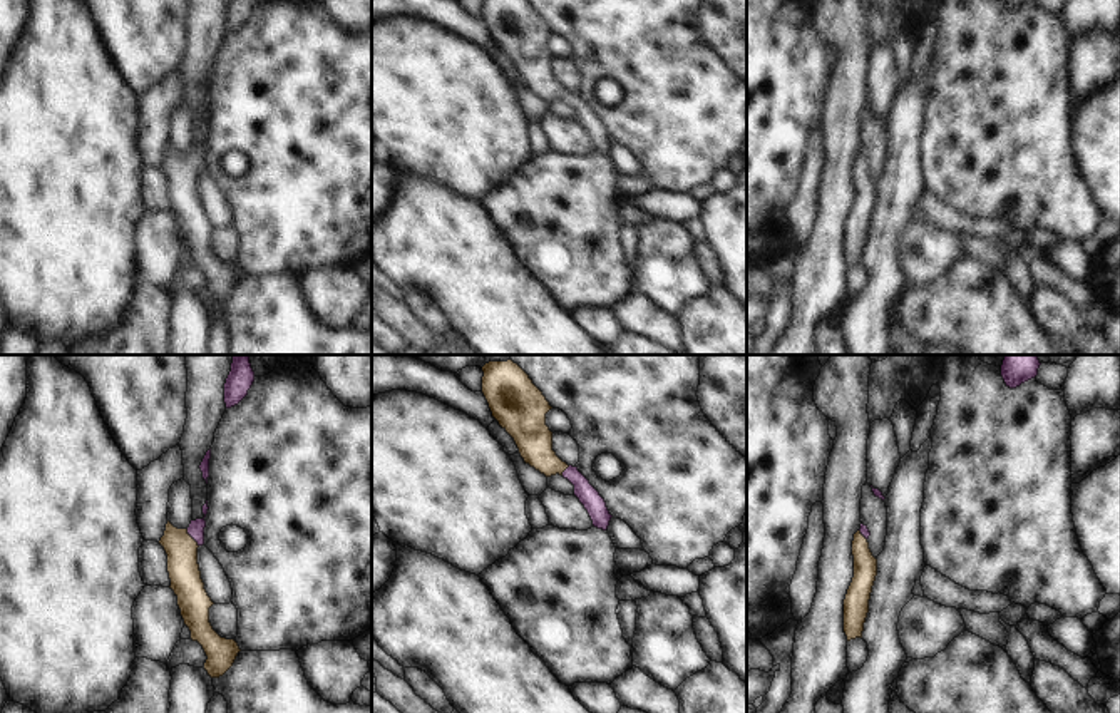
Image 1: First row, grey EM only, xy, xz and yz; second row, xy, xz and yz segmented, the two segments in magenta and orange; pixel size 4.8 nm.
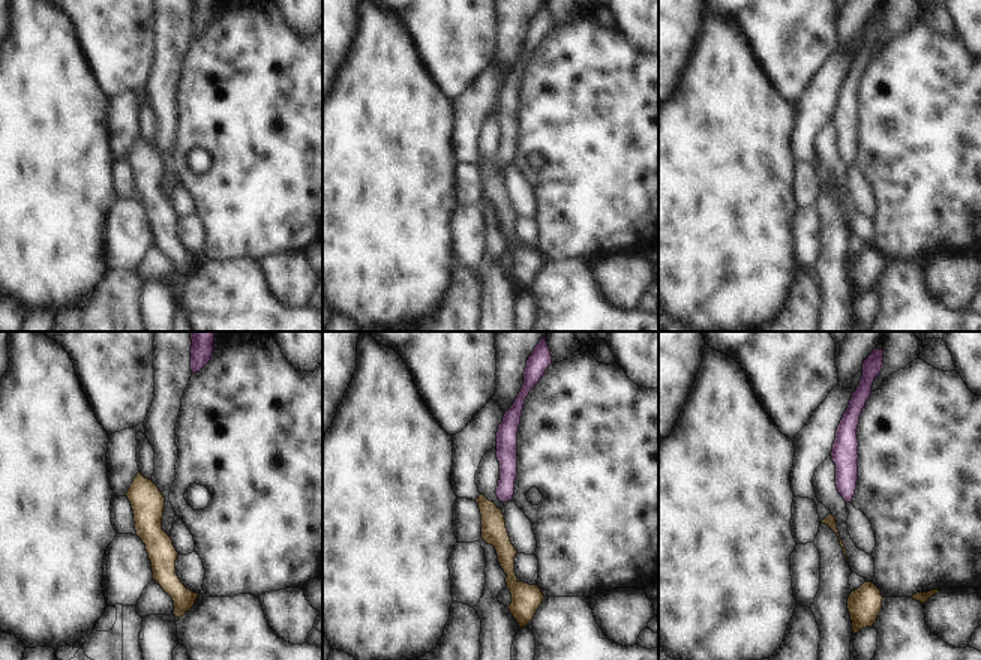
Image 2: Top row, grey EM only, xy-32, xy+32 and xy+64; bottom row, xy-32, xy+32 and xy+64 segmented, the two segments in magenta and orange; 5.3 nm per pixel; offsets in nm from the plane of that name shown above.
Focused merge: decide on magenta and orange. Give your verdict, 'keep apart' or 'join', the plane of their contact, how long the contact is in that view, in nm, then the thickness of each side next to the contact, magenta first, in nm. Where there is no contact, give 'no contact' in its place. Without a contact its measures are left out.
join | xy | 110 nm | 80/150 nm

